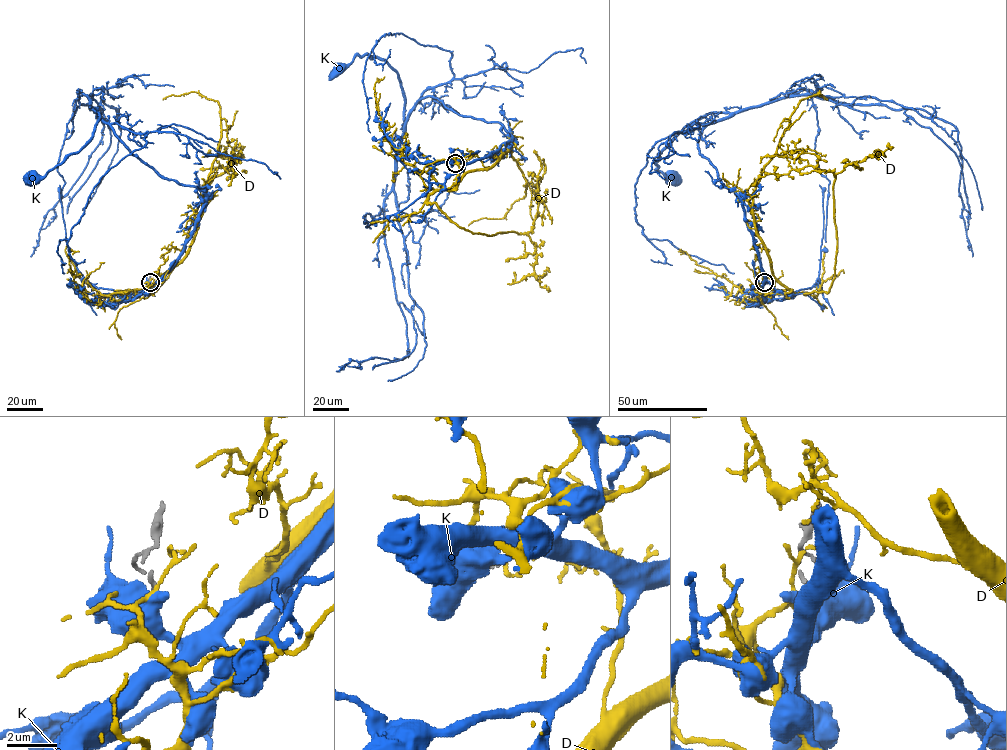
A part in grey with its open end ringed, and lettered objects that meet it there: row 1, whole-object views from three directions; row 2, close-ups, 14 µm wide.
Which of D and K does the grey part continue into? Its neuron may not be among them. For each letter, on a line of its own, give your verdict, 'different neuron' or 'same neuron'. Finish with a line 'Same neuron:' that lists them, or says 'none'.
D: different neuron
K: different neuron
Same neuron: none

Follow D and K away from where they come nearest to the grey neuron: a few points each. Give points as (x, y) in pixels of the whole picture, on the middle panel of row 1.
D: (455, 163), (456, 189), (434, 191), (427, 203), (472, 233), (526, 233), (537, 211), (542, 168), (534, 150)
K: (455, 163), (483, 158), (512, 136), (432, 97), (405, 128), (401, 83), (383, 60), (356, 55), (337, 70)

